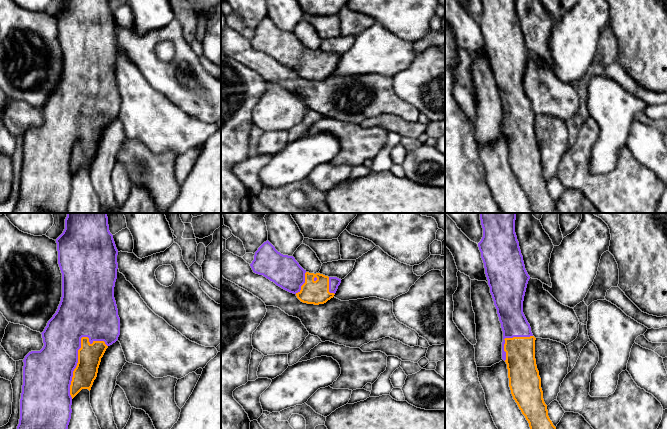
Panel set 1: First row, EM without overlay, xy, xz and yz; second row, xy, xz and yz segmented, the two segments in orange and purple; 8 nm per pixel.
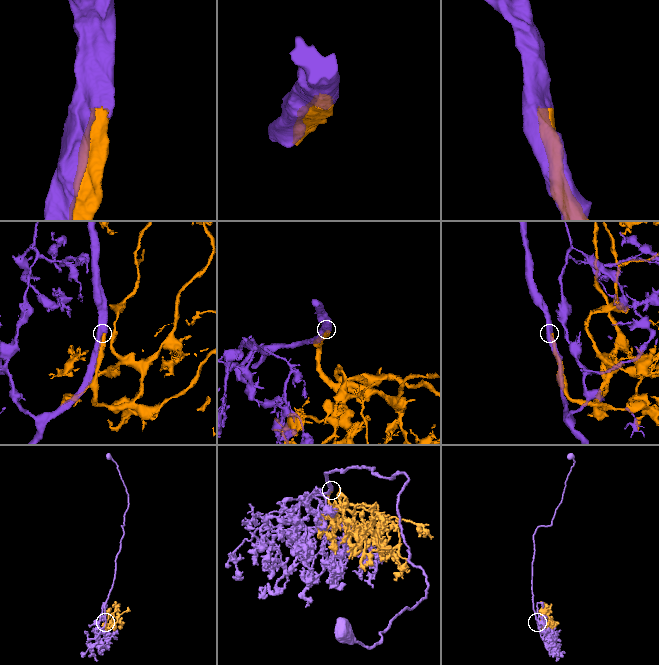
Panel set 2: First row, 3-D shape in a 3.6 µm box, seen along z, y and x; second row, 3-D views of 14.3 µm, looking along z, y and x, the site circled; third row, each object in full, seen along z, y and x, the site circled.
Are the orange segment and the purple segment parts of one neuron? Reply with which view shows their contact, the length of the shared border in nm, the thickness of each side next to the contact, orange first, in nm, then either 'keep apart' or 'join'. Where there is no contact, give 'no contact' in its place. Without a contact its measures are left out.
xy | 550 nm | 190/360 nm | join

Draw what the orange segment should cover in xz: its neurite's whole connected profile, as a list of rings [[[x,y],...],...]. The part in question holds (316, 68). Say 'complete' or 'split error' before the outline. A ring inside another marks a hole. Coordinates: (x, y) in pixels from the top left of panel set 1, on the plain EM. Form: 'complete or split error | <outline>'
split error | [[[267,16],[255,28],[254,36],[250,40],[254,49],[263,51],[282,65],[293,69],[307,80],[324,80],[334,73],[341,55],[328,53],[320,49],[309,49],[304,46],[293,32],[283,31]]]

